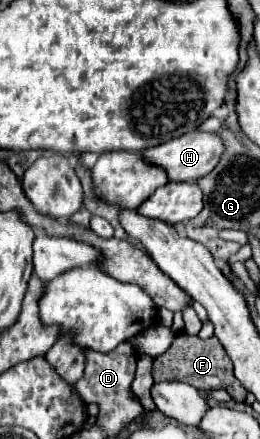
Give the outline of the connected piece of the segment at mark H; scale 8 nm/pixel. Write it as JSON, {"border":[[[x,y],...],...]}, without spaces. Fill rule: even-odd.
{"border":[[[190,131],[188,135],[170,139],[168,143],[156,145],[148,151],[144,151],[144,159],[152,165],[164,167],[170,181],[198,181],[200,177],[208,175],[224,155],[224,141],[218,133],[204,133],[204,131]]]}

